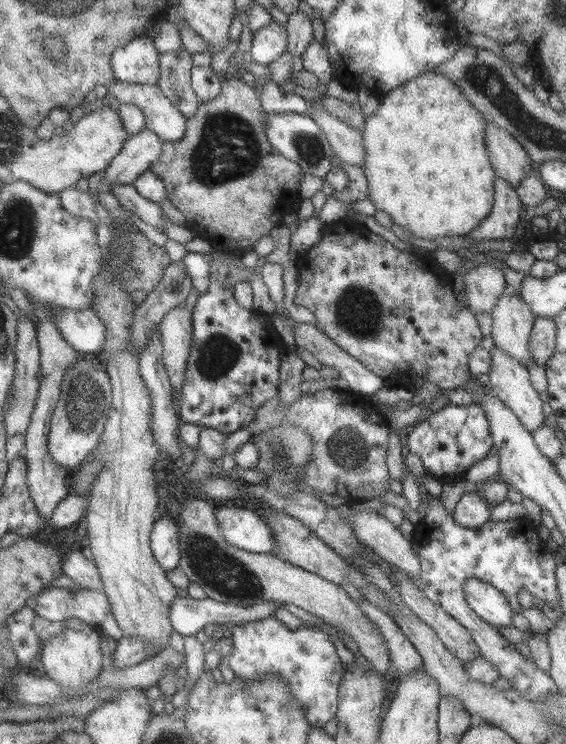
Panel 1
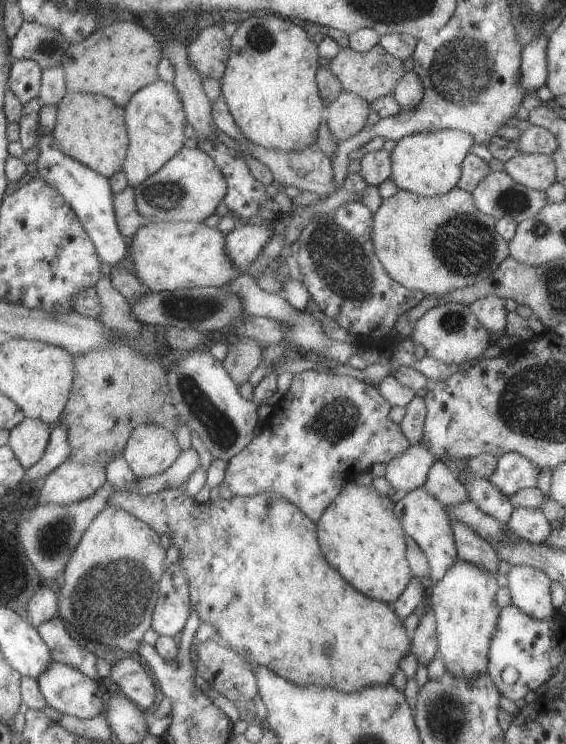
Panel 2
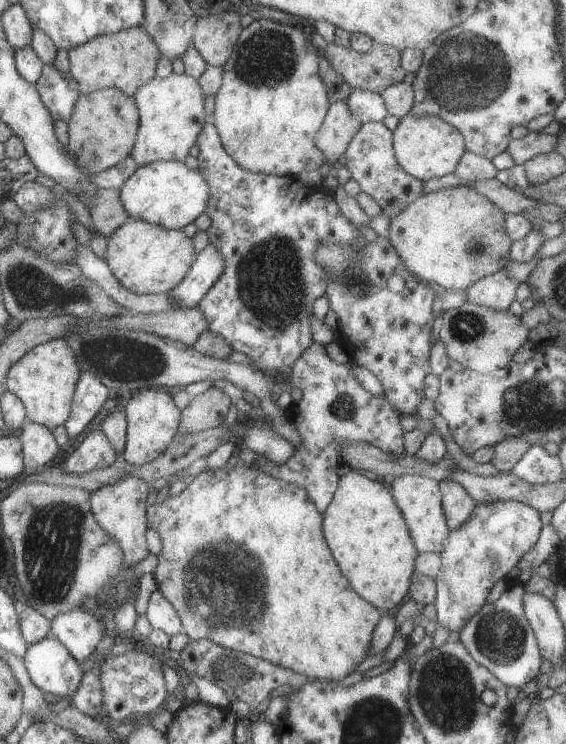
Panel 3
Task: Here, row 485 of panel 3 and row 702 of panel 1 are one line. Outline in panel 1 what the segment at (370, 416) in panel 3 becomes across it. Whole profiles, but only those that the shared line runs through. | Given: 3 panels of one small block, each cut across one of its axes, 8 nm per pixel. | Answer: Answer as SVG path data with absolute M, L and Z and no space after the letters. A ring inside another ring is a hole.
M274 616L232 626L232 643L234 650L221 657L221 664L230 666L235 676L252 682L276 674L288 682L290 696L304 708L312 727L324 728L330 719L334 719L345 663L338 658L336 645L328 633L310 627L290 630Z

